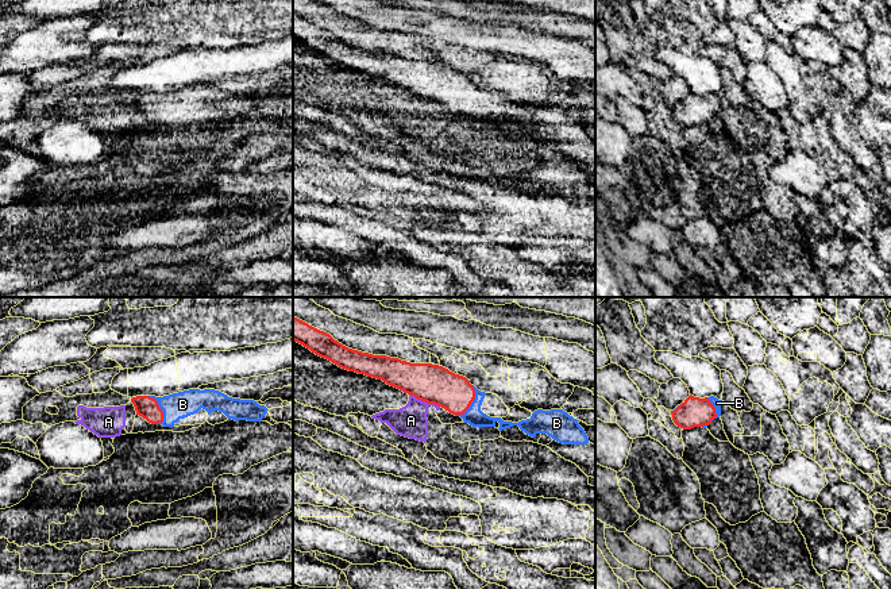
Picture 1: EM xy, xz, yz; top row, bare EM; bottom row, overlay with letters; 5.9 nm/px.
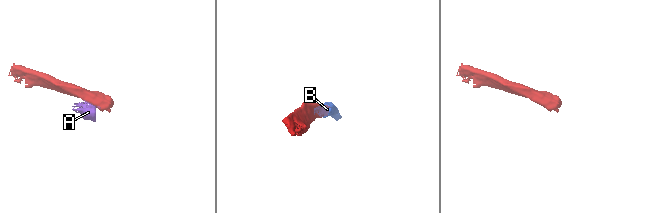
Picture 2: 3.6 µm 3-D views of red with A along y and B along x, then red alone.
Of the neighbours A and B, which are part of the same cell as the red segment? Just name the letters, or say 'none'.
B

